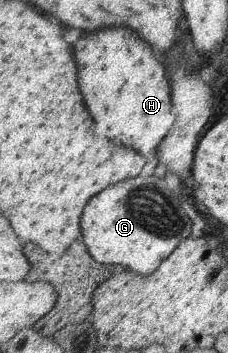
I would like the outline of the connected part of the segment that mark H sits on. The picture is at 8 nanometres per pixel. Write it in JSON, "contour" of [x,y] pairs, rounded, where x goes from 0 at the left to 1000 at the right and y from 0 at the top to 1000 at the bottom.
{"contour":[[[452,85],[452,96],[390,96],[338,125],[338,170],[355,187],[355,244],[373,283],[417,329],[425,388],[539,402],[618,436],[689,436],[776,329],[759,323],[759,244],[724,181],[689,164],[671,130],[583,85]]]}

